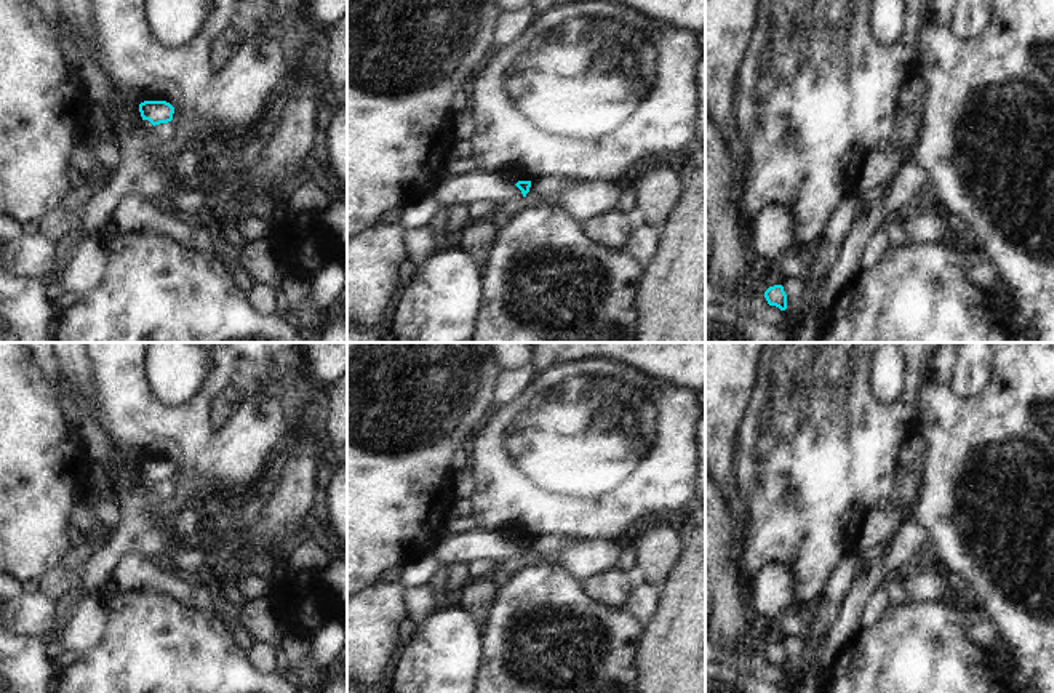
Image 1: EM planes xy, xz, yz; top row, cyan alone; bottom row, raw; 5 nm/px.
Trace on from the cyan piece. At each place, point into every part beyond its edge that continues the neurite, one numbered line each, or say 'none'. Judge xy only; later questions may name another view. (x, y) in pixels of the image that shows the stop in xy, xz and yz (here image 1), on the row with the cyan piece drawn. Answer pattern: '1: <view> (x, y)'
none

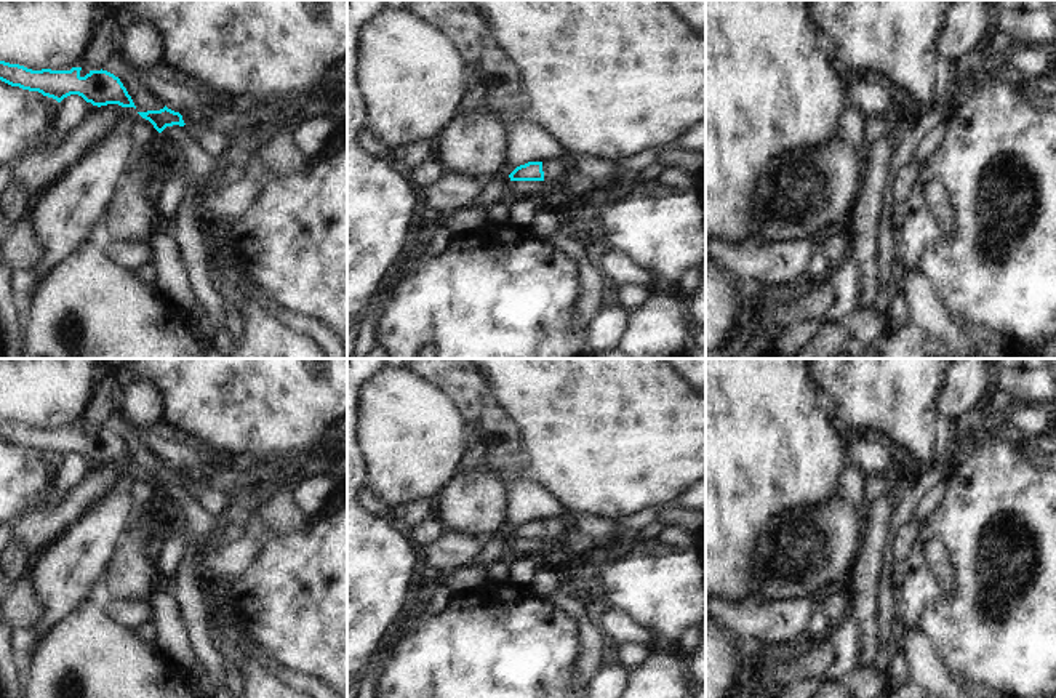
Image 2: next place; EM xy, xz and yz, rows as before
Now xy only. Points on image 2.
none

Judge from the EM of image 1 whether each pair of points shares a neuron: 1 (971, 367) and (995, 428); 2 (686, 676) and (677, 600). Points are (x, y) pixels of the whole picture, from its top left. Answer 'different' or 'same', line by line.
1: different
2: same

